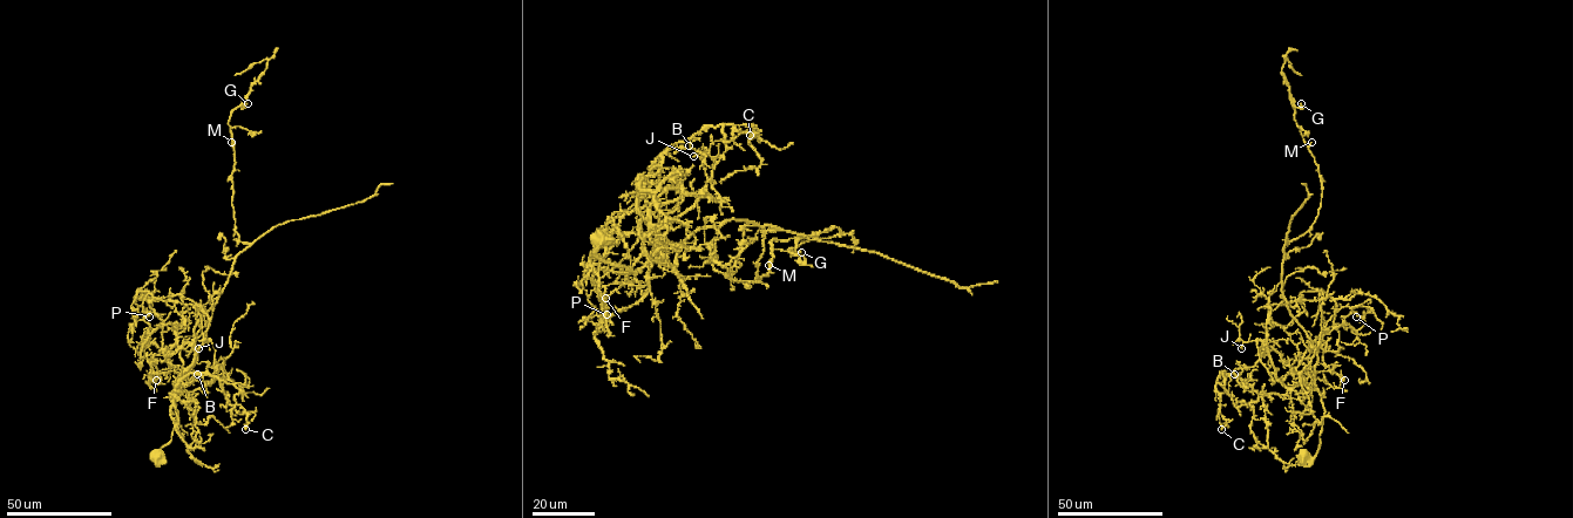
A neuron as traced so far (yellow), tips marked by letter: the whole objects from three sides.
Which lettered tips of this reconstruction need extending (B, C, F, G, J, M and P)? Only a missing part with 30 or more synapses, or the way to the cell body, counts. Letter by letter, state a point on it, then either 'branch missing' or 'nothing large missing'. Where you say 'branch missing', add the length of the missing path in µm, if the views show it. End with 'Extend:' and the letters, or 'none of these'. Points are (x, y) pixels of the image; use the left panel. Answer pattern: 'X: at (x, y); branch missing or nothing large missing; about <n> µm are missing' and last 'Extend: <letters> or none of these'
B: at (197, 374); nothing large missing
C: at (245, 429); nothing large missing
F: at (156, 380); nothing large missing
G: at (248, 103); nothing large missing
J: at (198, 348); nothing large missing
M: at (231, 142); nothing large missing
P: at (149, 317); nothing large missing
Extend: none of these

